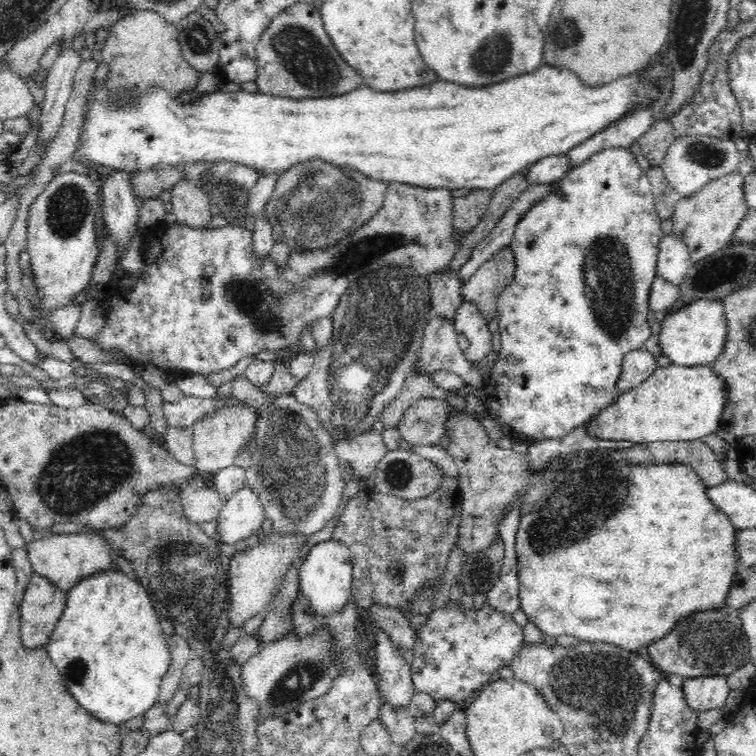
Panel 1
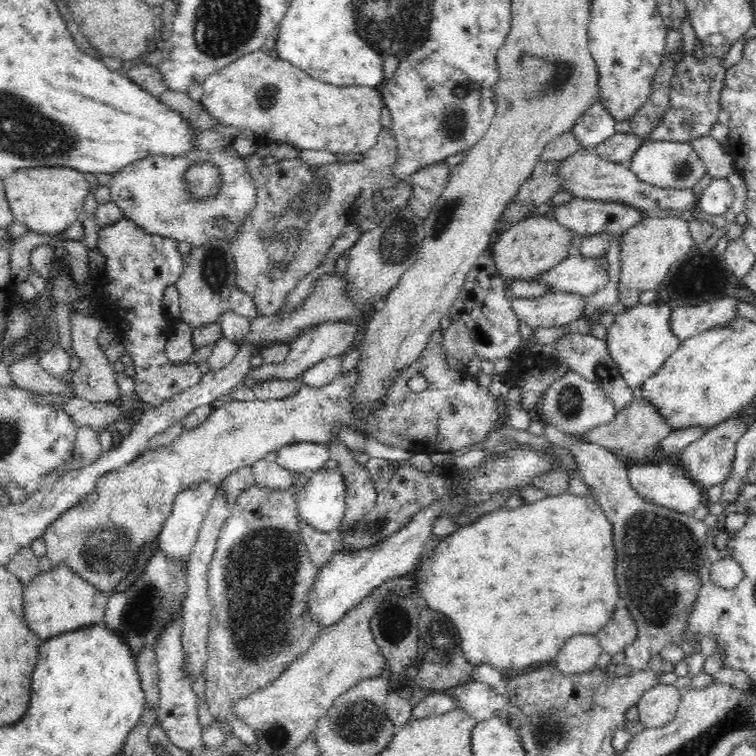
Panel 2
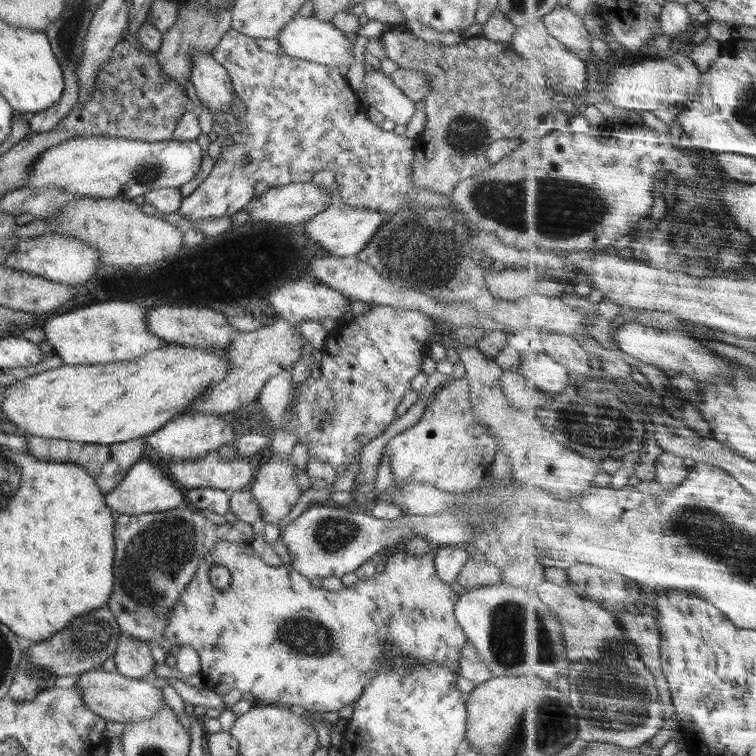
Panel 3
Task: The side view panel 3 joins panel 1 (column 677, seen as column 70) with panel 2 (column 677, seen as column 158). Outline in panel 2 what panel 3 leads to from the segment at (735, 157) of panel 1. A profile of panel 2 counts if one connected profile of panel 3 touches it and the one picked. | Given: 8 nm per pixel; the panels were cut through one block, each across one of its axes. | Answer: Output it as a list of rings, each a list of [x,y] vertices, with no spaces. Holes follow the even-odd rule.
[[[644,141],[631,159],[631,171],[642,181],[657,187],[692,189],[707,175],[707,168],[689,143]]]

